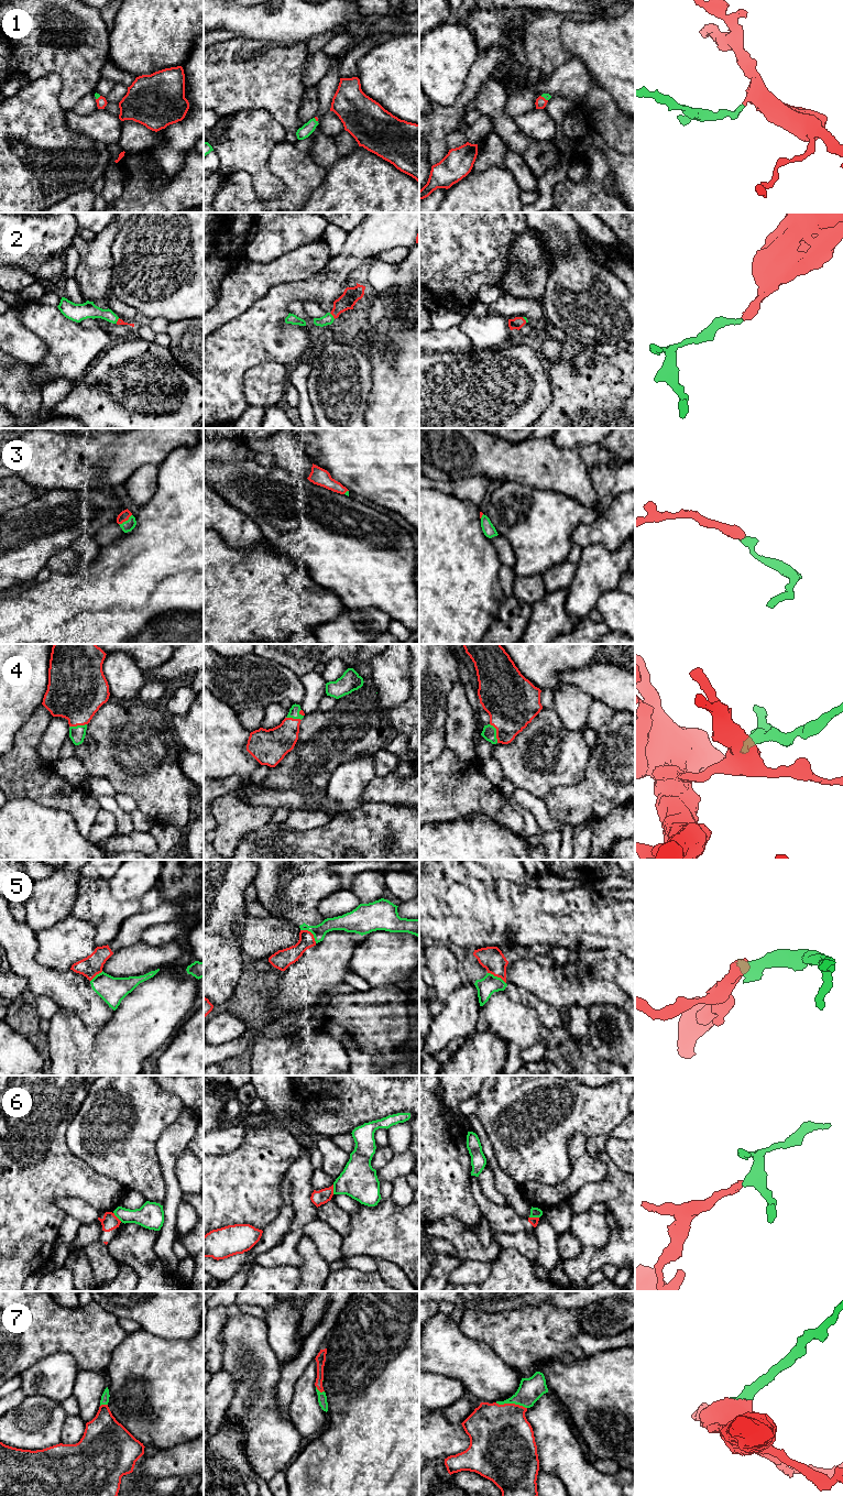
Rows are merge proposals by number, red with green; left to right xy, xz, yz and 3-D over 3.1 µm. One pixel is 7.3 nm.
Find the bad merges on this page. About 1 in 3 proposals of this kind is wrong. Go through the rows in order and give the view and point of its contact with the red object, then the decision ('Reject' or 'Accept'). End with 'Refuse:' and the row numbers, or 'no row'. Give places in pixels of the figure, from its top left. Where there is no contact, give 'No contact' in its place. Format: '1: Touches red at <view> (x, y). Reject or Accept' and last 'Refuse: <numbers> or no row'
1: Touches red at yz (543, 97). Accept
2: Touches red at xz (332, 315). Accept
3: Touches red at xy (126, 520). Accept
4: Touches red at yz (496, 733). Accept
5: Touches red at xz (310, 932). Reject
6: Touches red at xz (332, 1189). Reject
7: Touches red at yz (511, 1404). Accept
Refuse: 5, 6

